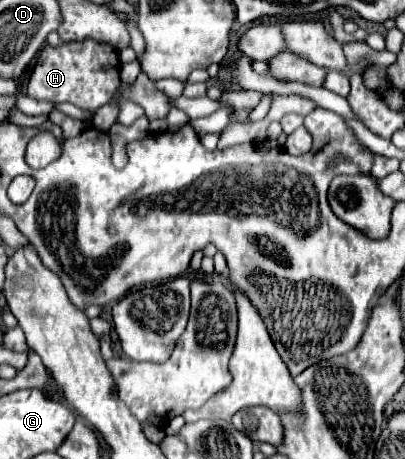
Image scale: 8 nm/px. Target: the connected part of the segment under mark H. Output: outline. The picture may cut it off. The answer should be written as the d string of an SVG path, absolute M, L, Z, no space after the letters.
M85 39L85 43L61 43L57 47L45 45L31 73L27 95L37 101L53 101L53 103L67 101L81 109L97 111L101 105L109 103L111 95L117 91L121 83L117 59L119 55L117 51L113 51L113 47L97 43L95 39Z

